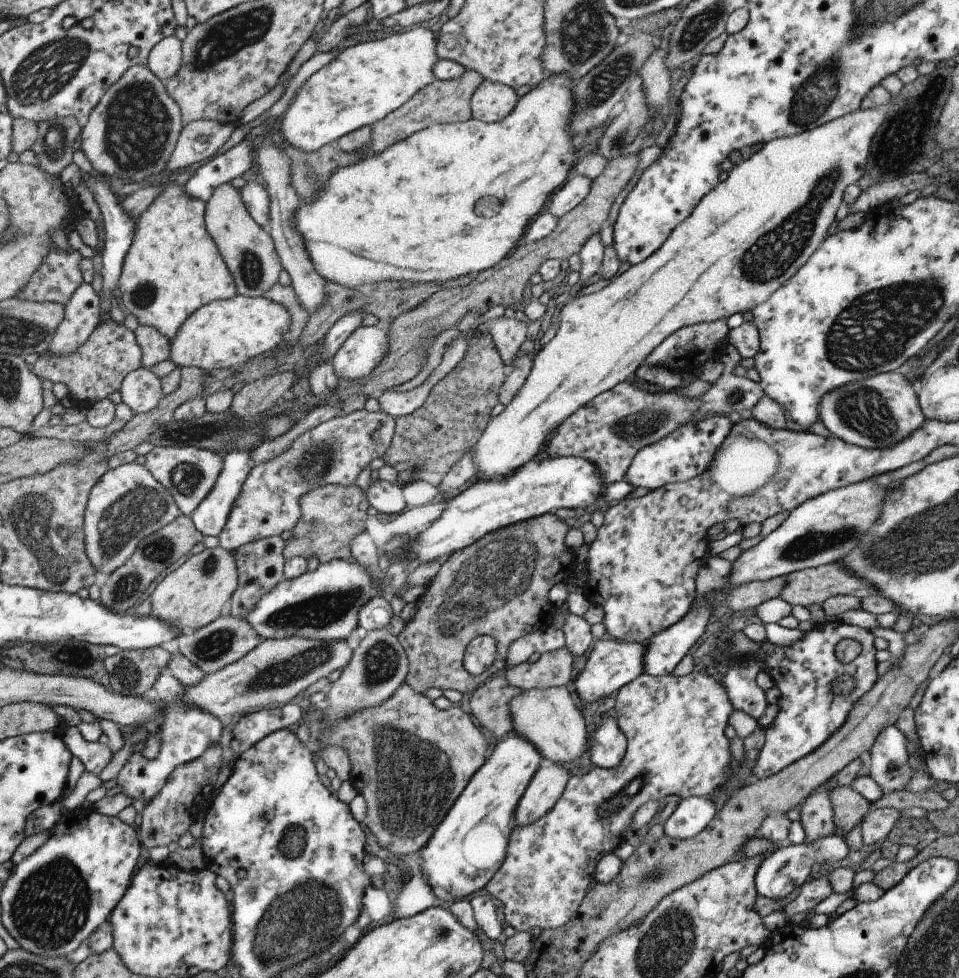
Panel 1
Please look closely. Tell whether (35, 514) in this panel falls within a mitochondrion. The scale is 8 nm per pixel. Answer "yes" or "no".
yes

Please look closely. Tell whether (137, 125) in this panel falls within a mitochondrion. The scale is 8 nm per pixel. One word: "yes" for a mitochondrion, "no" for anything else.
yes

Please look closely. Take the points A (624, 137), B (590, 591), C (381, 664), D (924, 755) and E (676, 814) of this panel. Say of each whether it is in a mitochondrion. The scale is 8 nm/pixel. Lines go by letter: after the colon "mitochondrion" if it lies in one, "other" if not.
A: mitochondrion
B: other
C: mitochondrion
D: other
E: other

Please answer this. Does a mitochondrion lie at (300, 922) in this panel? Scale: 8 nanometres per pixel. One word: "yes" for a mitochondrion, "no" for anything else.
yes

